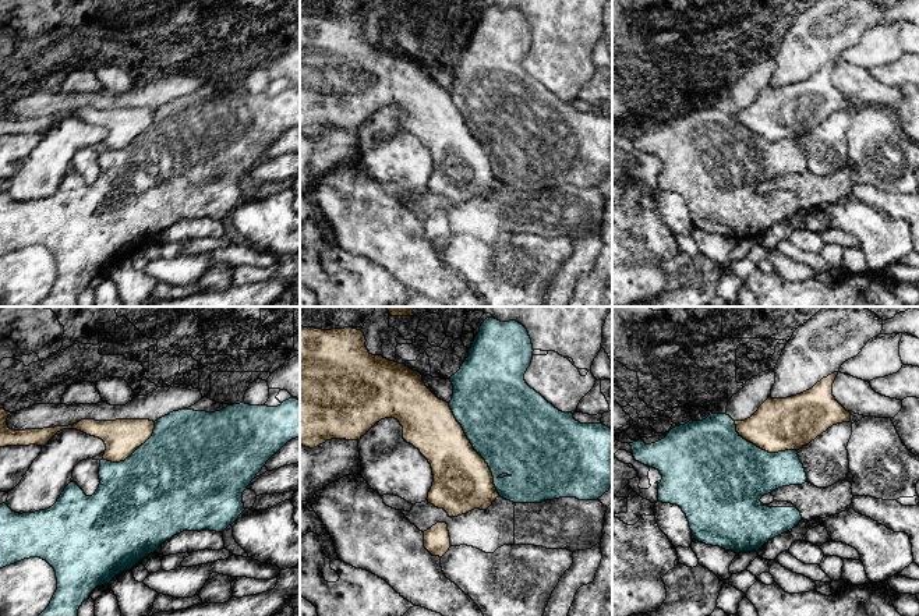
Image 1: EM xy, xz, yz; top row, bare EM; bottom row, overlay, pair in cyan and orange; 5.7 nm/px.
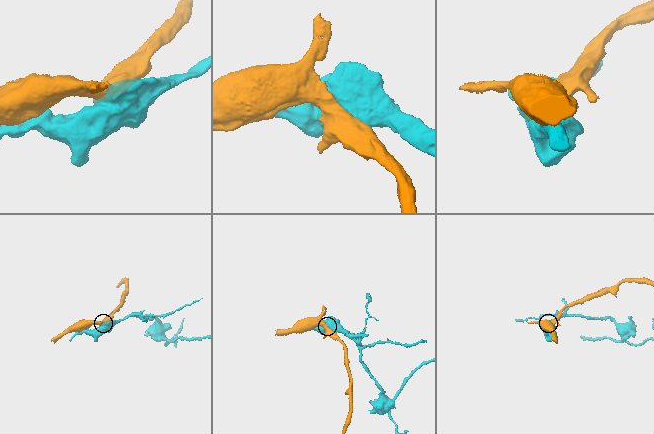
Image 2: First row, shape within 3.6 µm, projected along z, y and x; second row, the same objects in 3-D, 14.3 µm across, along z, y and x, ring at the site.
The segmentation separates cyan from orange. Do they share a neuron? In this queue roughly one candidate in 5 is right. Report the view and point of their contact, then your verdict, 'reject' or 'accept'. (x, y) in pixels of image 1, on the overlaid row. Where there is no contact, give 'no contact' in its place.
xz (474, 449) | reject

